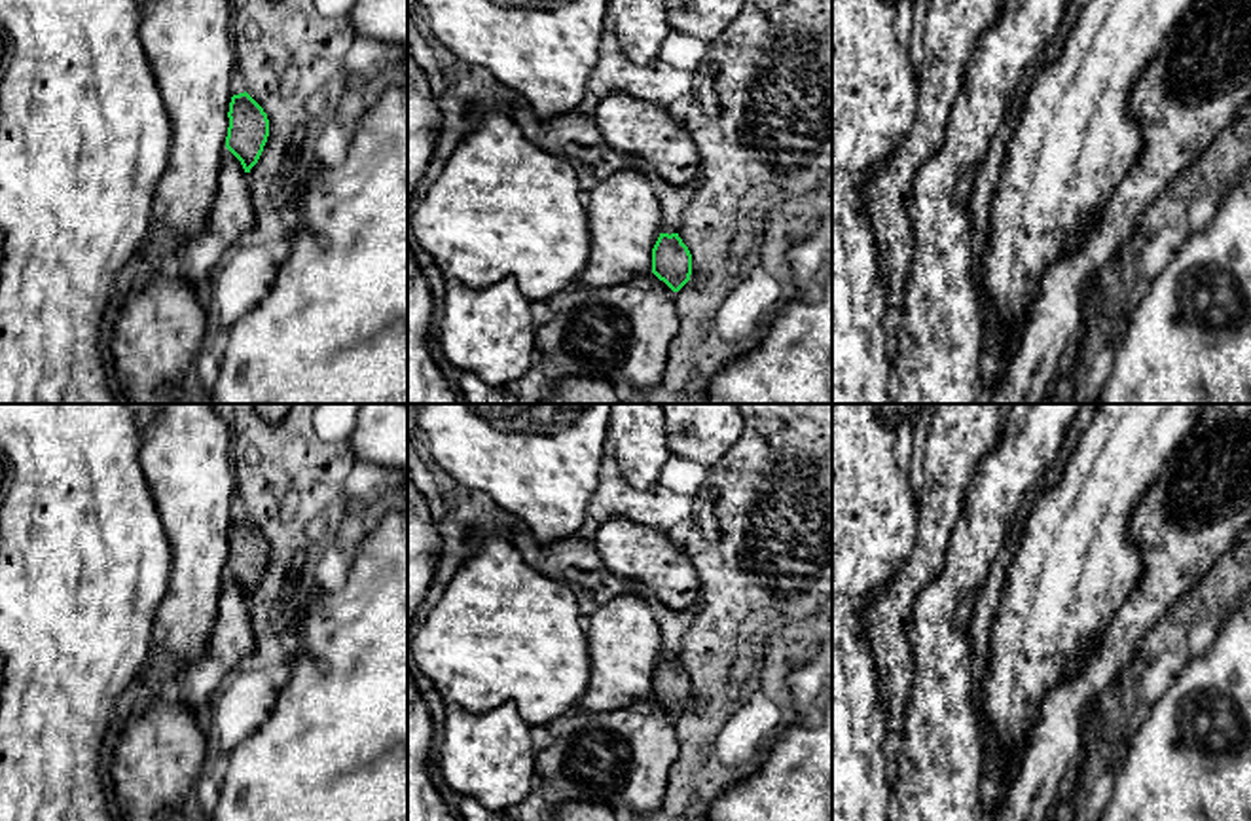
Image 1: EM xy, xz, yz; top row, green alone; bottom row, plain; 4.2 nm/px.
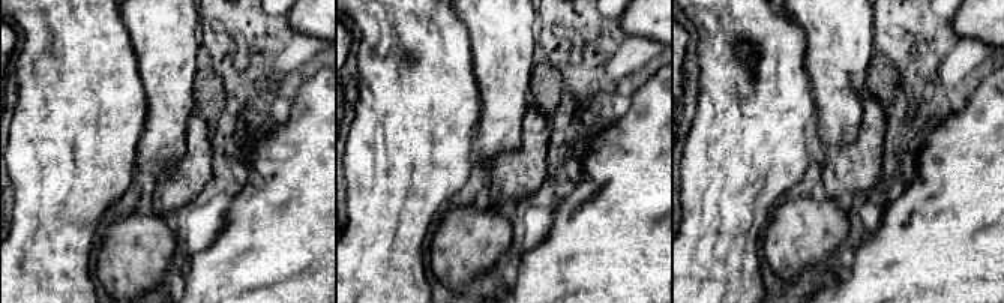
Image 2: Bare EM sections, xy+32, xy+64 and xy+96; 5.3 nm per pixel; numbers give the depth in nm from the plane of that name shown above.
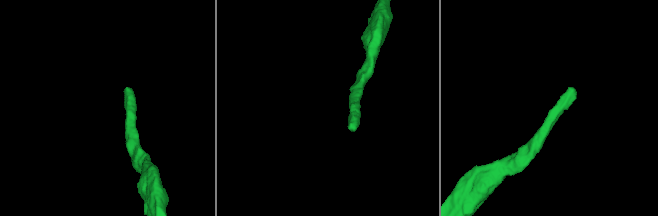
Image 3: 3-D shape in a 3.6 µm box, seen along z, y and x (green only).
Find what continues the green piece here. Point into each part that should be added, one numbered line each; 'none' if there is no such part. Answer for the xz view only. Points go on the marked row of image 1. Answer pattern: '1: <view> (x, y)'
none

